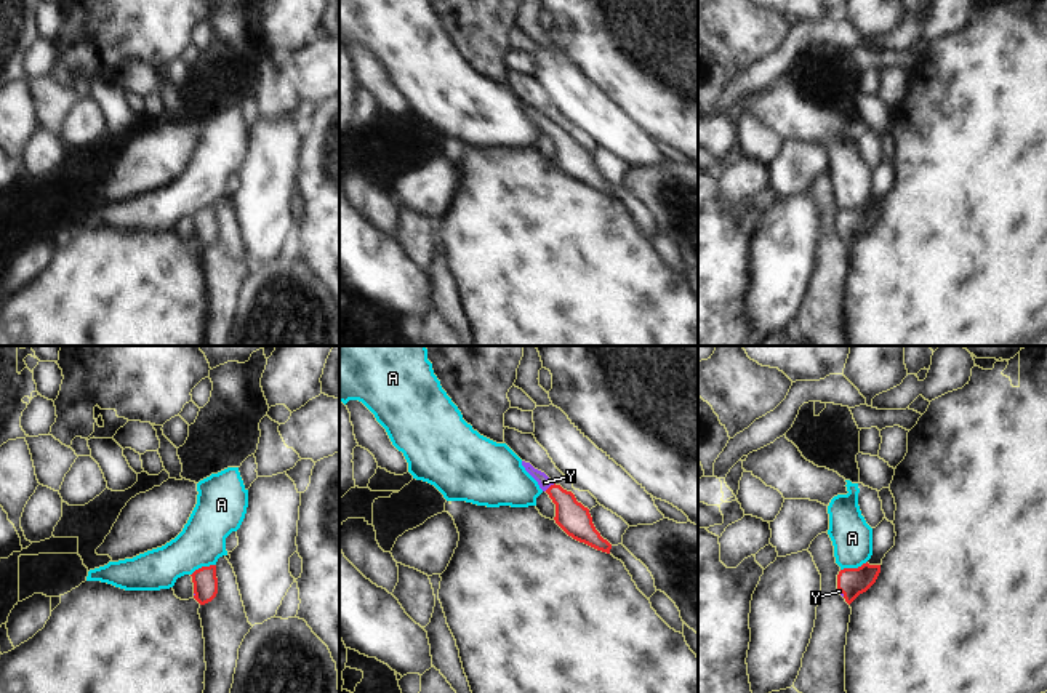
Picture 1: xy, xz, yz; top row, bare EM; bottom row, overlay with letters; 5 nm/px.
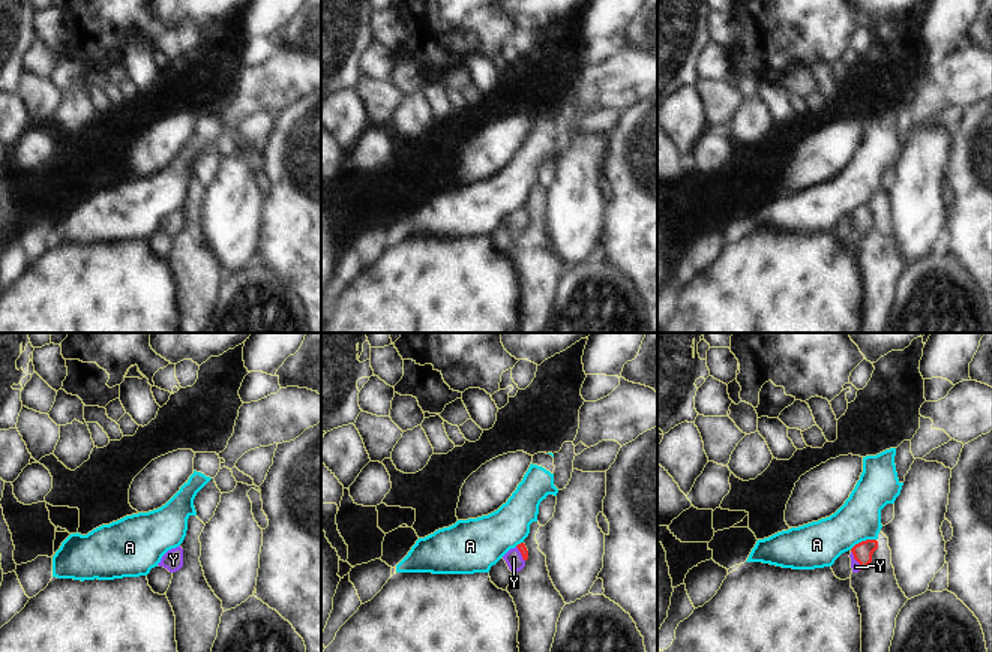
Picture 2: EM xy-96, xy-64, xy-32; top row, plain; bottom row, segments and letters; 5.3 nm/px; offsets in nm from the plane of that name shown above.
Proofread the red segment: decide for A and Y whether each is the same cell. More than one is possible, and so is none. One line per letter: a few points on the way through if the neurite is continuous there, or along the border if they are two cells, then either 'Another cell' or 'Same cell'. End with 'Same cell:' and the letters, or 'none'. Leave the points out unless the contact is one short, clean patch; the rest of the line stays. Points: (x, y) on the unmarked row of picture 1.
A: Boundary: yz (866, 202), (857, 208), (844, 208), (841, 212). Another cell
Y: Path across: xz (570, 157), (565, 144), (551, 127), (545, 124). Same cell
Same cell: Y.

